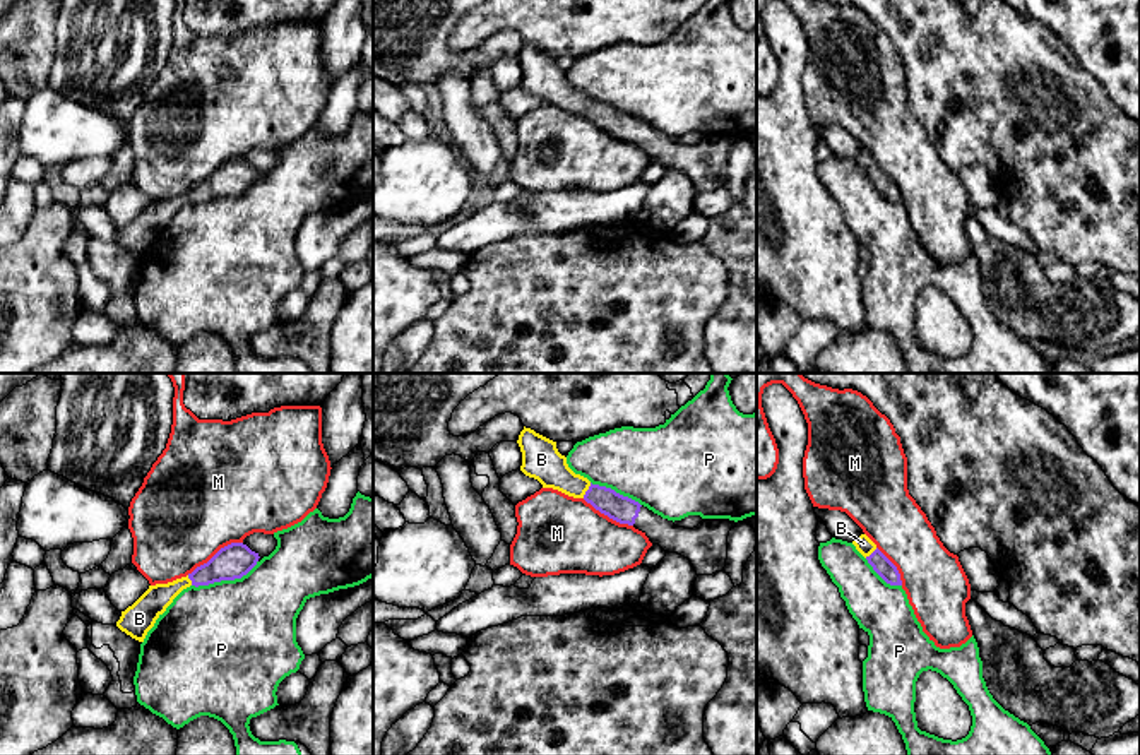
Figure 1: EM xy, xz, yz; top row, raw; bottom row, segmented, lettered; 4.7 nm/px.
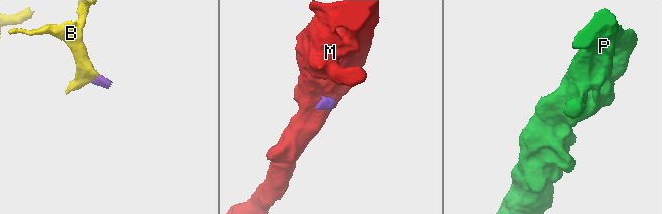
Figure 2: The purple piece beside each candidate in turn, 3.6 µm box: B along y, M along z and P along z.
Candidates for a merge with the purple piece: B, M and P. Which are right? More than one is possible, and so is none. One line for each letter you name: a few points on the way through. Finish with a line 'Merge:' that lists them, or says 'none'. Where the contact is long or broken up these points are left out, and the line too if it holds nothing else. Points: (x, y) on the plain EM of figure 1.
B: across xz (622, 125), (587, 107), (569, 100), (543, 77)
Merge: B

